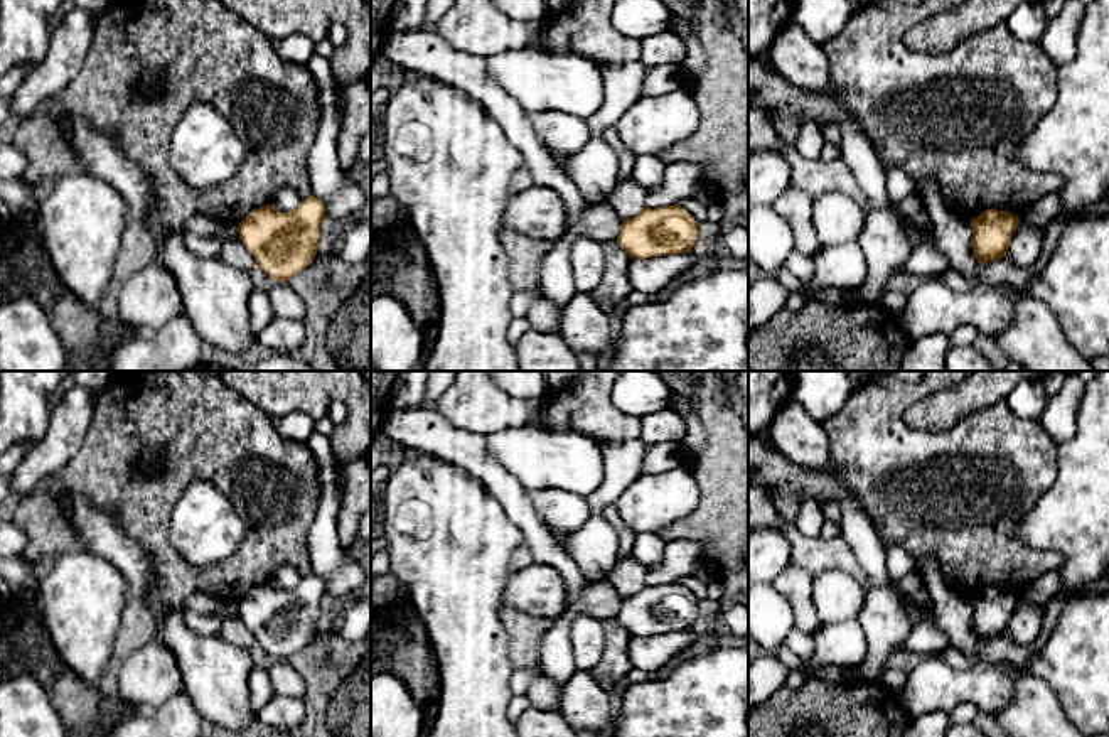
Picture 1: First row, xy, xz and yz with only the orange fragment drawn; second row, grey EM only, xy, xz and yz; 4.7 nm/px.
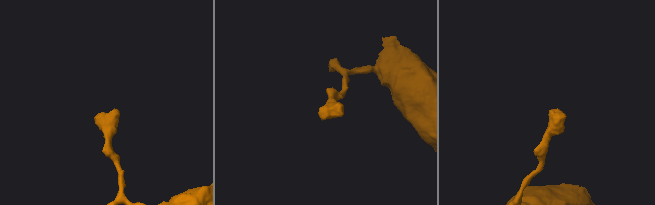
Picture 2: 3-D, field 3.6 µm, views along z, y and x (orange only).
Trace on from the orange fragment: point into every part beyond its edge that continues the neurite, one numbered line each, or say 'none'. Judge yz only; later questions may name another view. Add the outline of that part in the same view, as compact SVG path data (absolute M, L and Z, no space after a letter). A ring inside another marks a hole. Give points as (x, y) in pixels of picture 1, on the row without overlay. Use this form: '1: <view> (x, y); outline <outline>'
none

